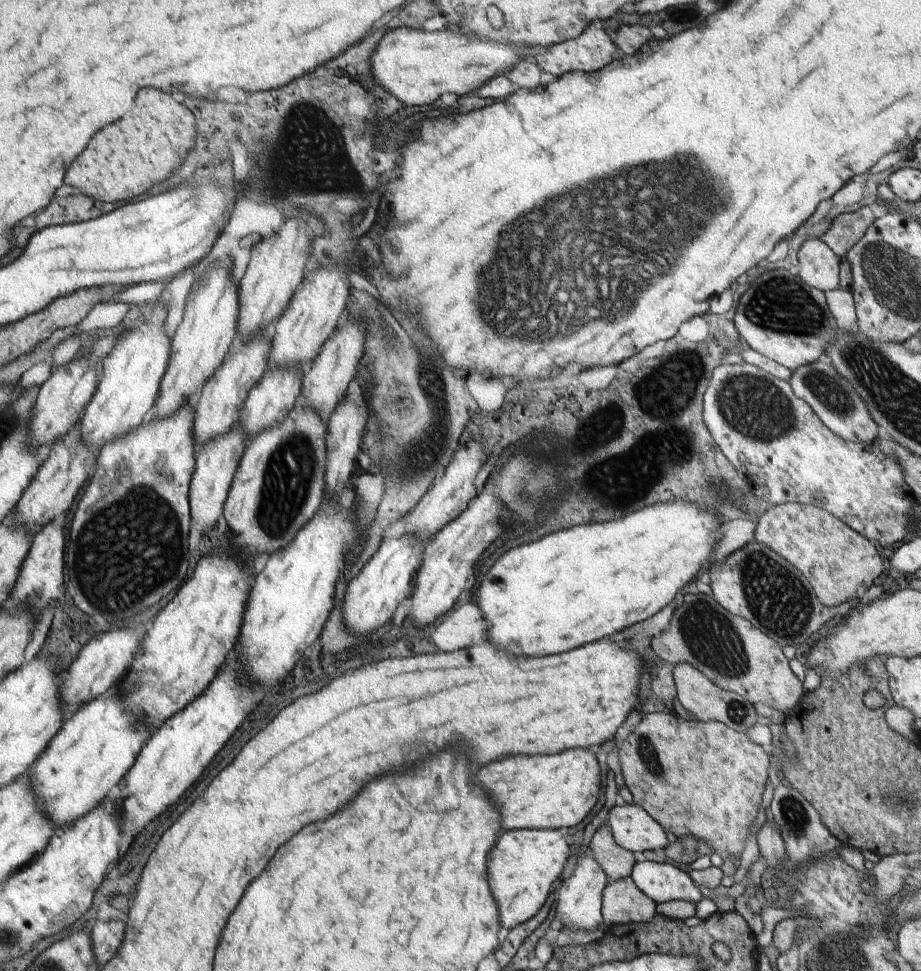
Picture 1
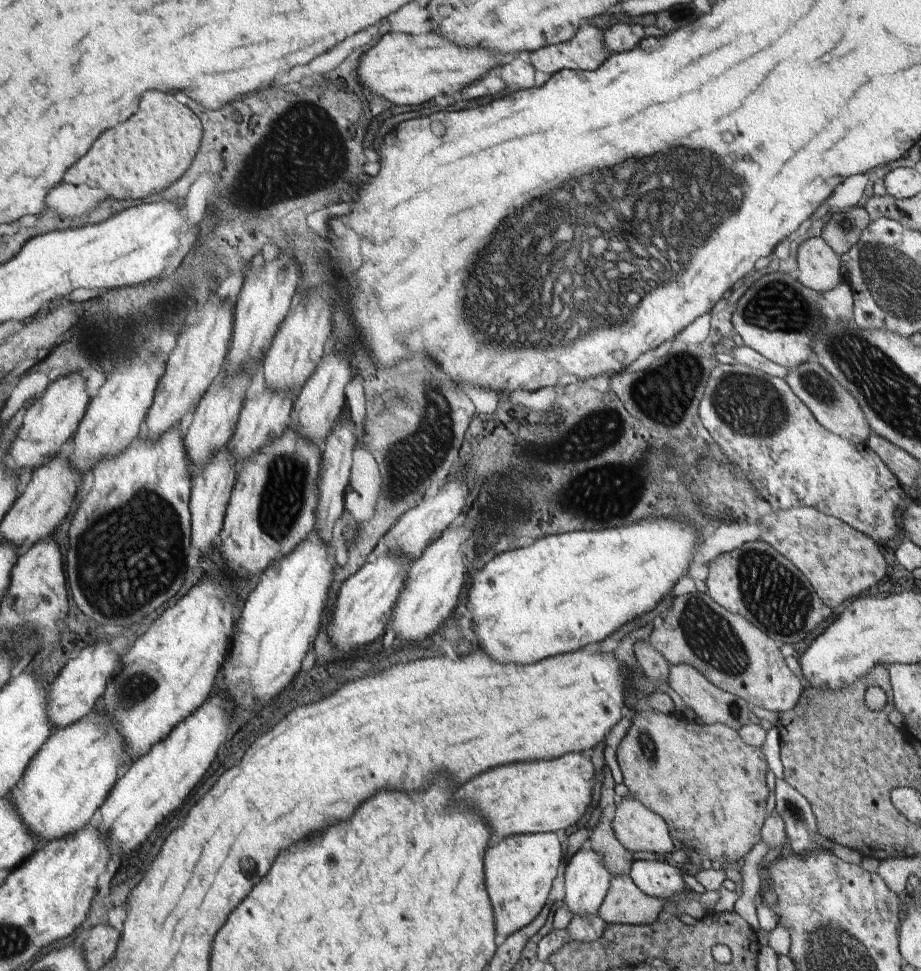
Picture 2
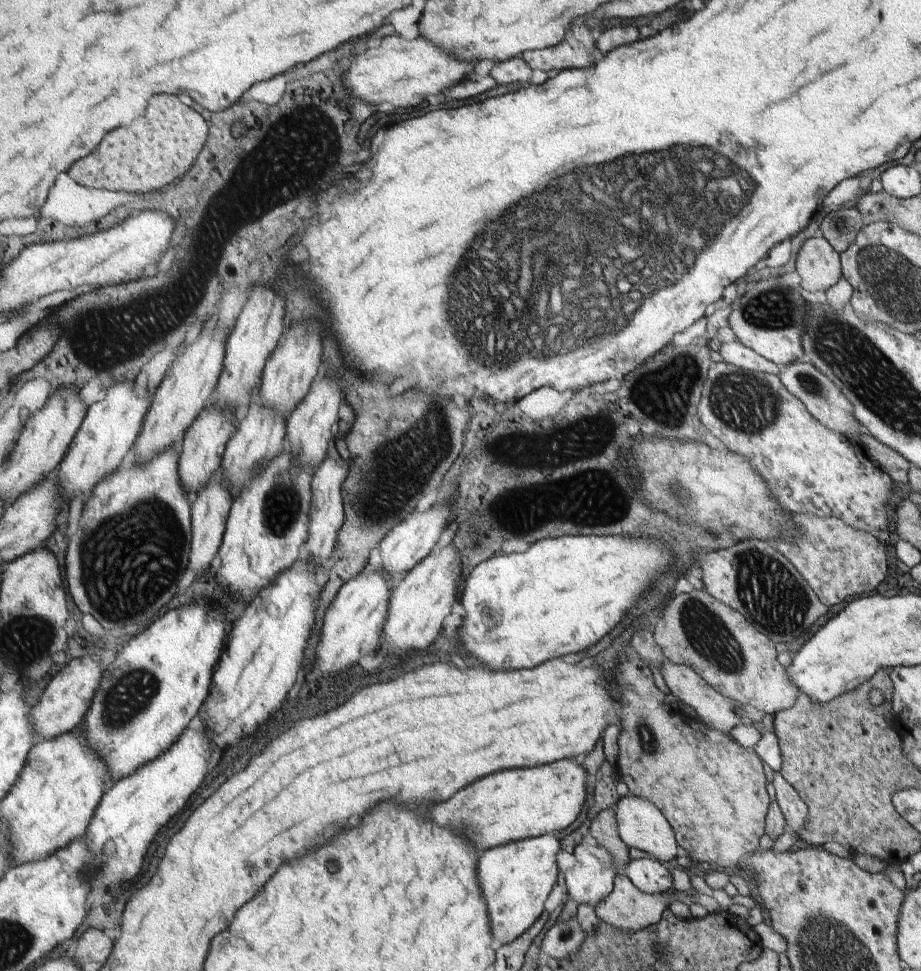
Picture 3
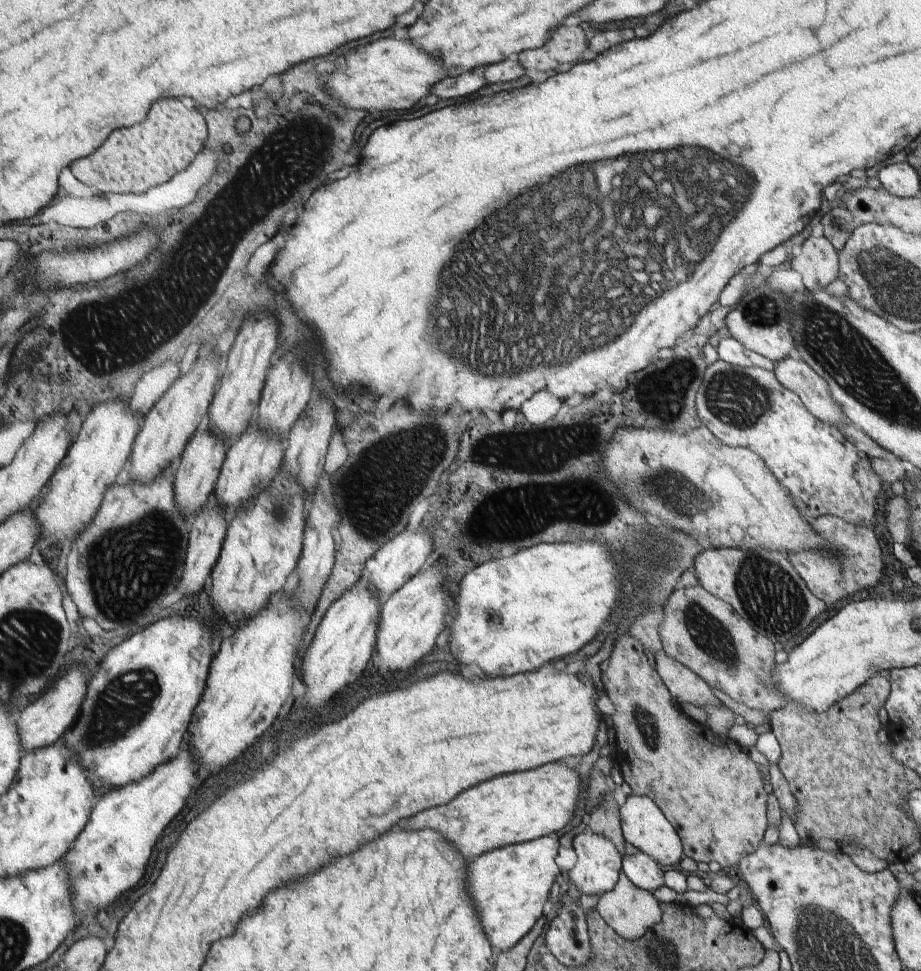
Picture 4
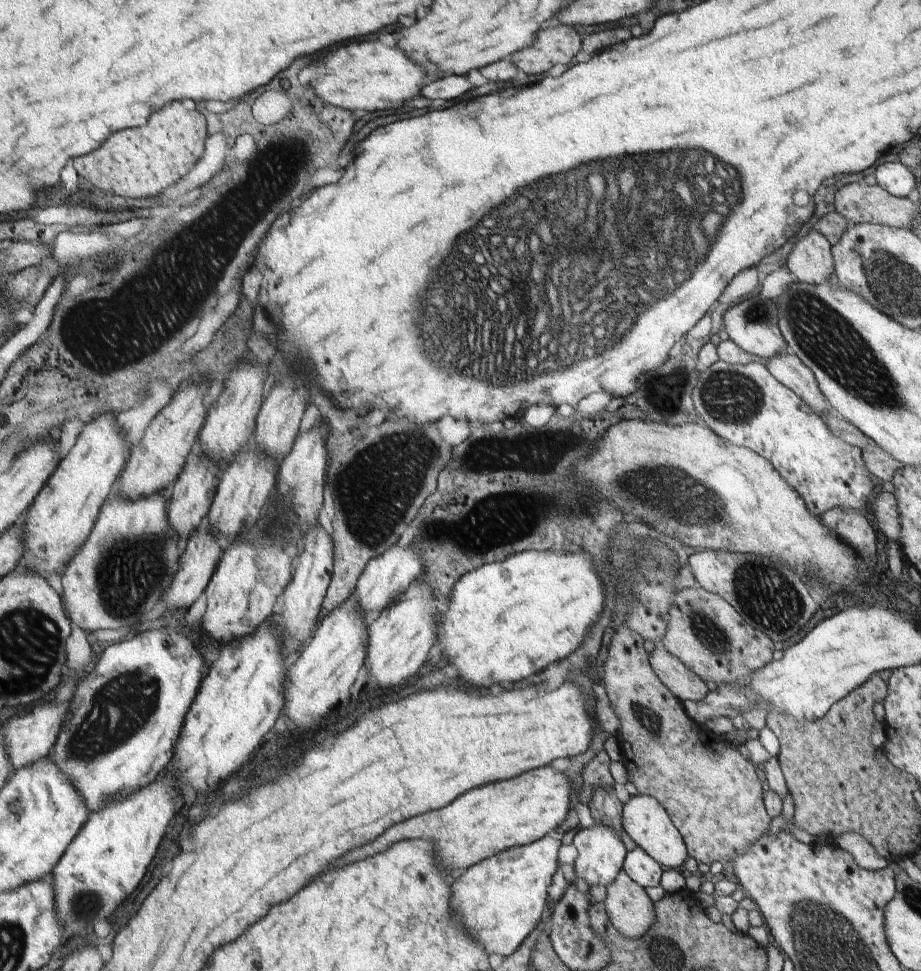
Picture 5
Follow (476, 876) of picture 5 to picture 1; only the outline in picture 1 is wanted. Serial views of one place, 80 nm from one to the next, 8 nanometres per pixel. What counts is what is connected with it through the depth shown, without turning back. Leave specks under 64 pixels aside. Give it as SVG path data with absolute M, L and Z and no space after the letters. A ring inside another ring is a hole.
M512 829L502 831L495 842L494 850L488 858L488 866L492 864L492 892L496 899L501 927L513 929L519 924L529 921L546 902L552 884L557 878L567 874L571 863L573 848L565 840L565 831L559 829Z

